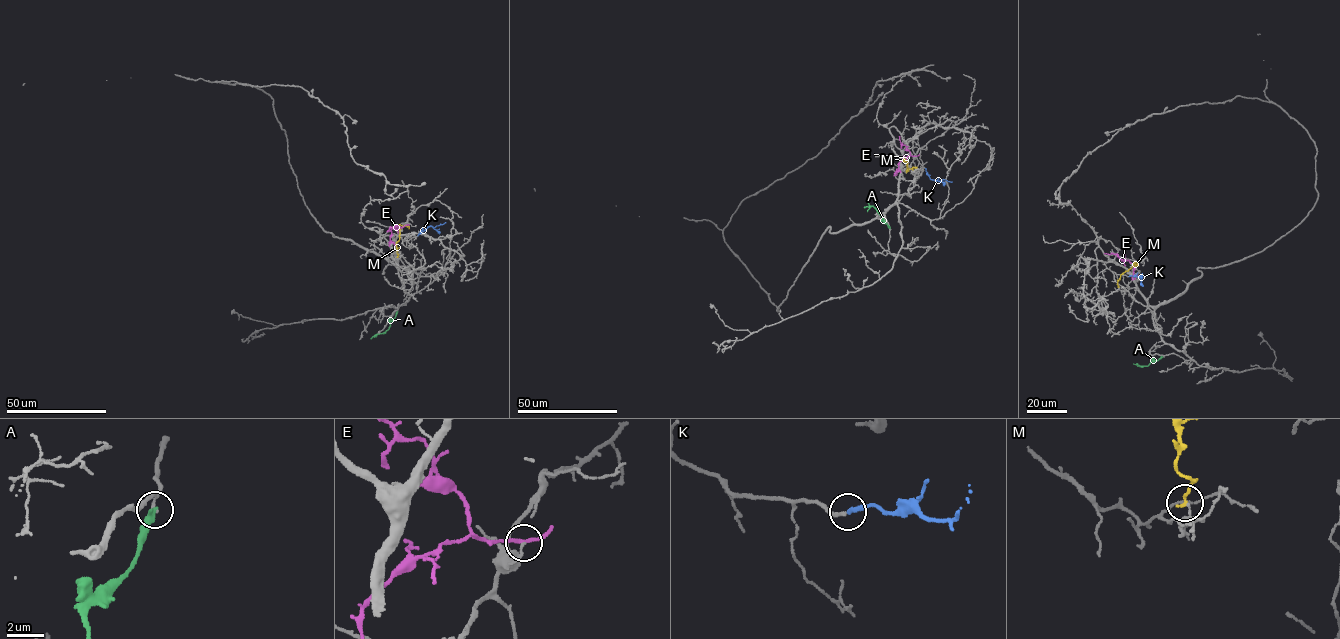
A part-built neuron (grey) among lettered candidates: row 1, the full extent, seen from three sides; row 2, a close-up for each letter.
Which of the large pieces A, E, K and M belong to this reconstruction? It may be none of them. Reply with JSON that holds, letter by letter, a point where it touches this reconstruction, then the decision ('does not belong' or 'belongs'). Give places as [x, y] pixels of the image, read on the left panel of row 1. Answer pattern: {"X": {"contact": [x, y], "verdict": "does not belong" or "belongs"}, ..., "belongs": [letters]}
{"A": {"contact": [397, 311], "verdict": "does not belong"}, "E": {"contact": [406, 225], "verdict": "does not belong"}, "K": {"contact": [418, 235], "verdict": "belongs"}, "M": {"contact": [397, 257], "verdict": "does not belong"}, "belongs": ["K"]}

